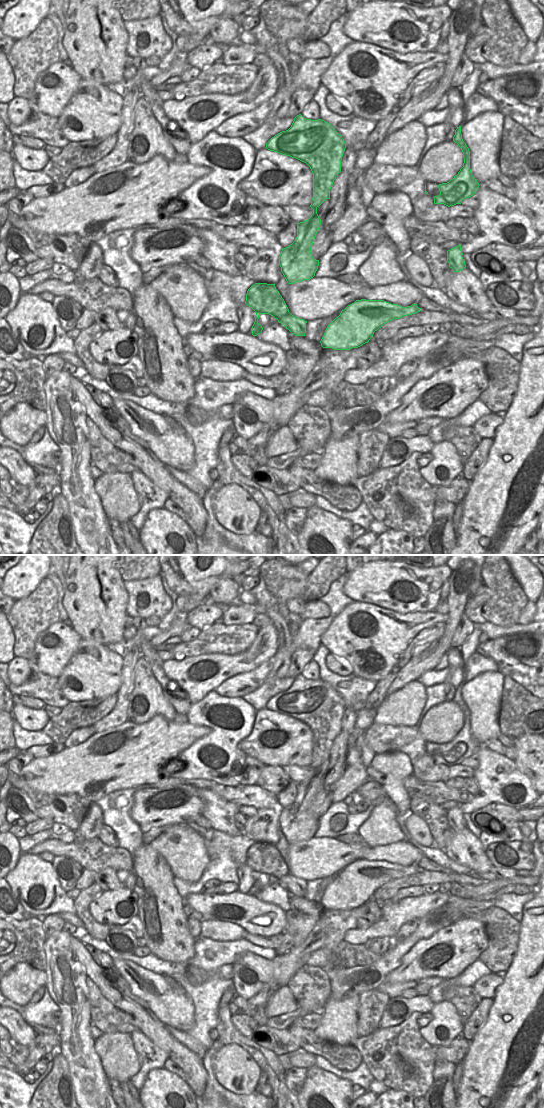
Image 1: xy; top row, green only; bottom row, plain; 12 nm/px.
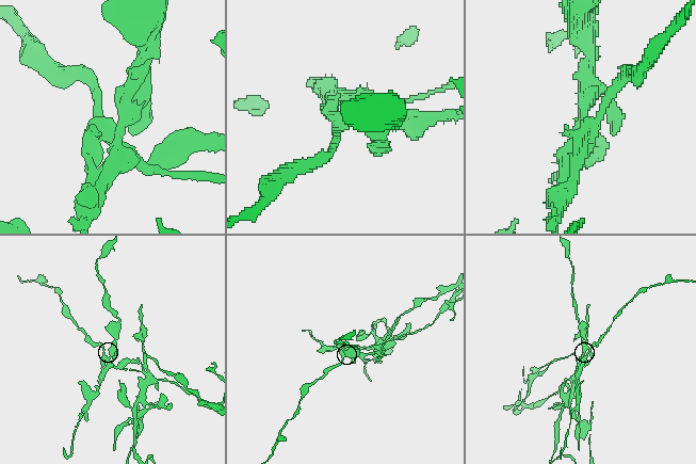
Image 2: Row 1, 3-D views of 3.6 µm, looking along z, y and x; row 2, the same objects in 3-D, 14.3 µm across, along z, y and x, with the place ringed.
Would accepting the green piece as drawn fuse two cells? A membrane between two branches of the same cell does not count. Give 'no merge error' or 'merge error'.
merge error

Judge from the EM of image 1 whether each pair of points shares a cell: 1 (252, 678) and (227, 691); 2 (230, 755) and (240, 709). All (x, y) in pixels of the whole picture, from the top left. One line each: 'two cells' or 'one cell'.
1: one cell
2: one cell

